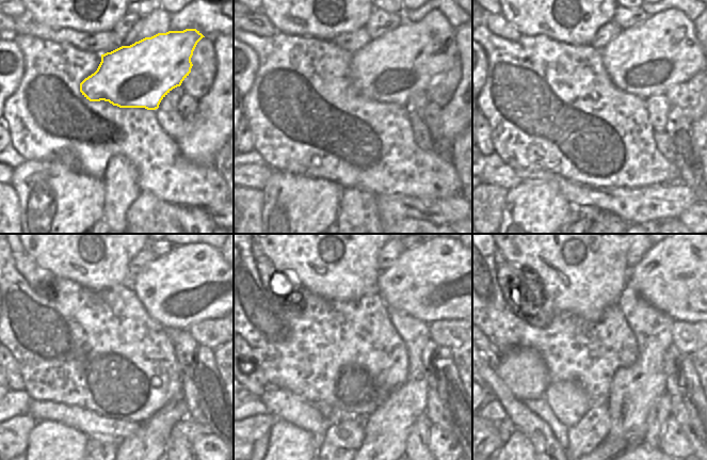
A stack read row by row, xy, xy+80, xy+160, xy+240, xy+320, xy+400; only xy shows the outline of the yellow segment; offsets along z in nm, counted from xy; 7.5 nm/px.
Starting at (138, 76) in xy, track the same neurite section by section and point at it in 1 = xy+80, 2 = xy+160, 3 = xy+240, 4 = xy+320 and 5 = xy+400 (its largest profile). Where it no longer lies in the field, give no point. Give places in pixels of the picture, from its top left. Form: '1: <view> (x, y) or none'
1: xy+80 (390, 68)
2: xy+160 (647, 59)
3: xy+240 (193, 282)
4: xy+320 (440, 279)
5: xy+400 (689, 276)

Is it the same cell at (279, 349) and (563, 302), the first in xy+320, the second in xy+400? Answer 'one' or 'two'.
two

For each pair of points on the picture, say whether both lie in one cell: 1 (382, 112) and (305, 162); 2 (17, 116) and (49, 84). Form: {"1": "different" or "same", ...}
{"1": "same", "2": "same"}

